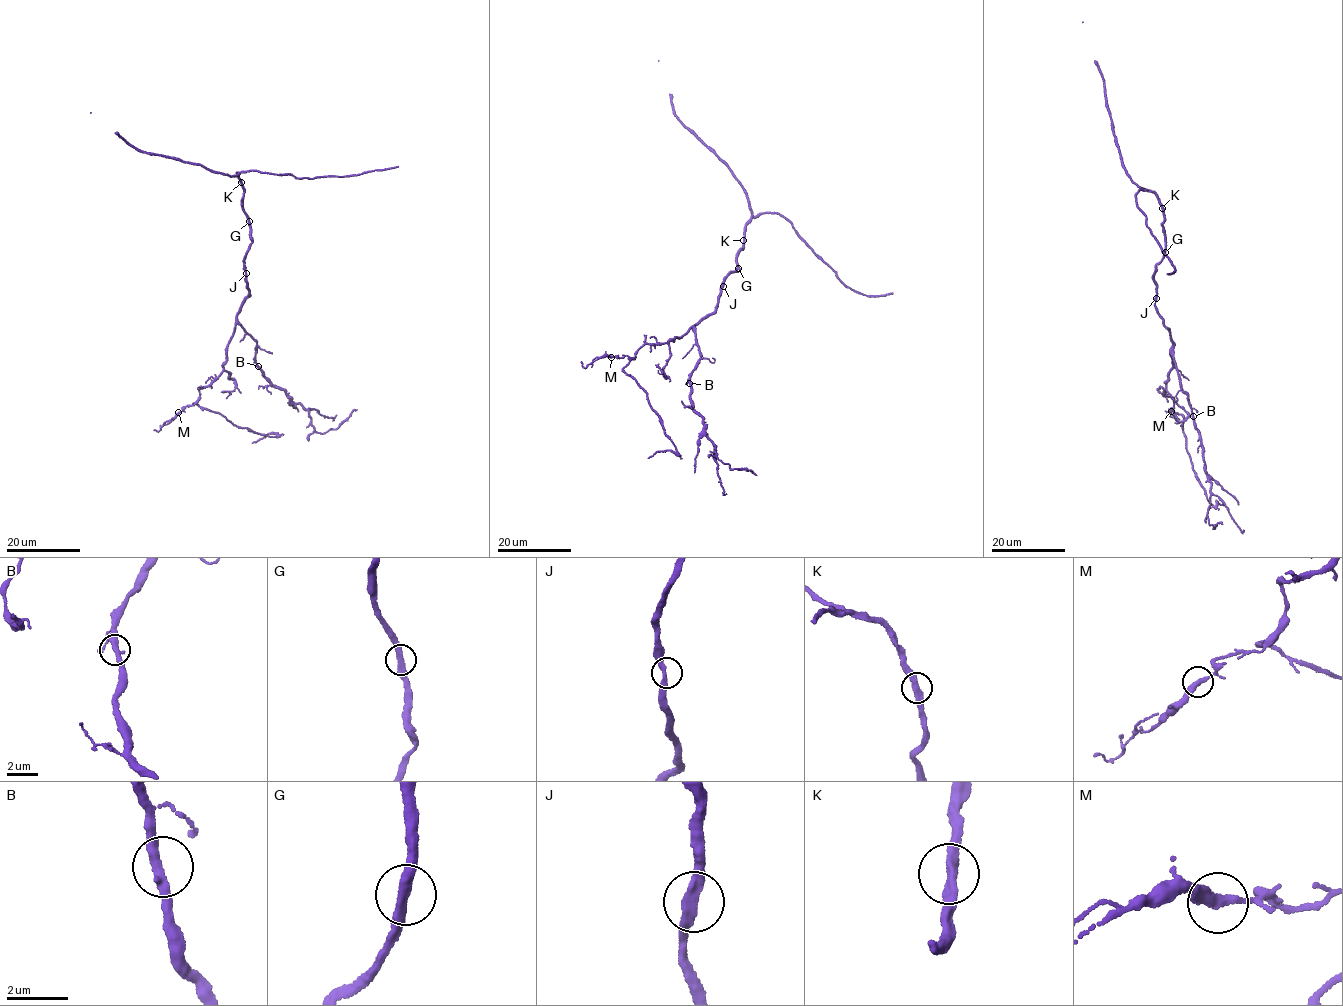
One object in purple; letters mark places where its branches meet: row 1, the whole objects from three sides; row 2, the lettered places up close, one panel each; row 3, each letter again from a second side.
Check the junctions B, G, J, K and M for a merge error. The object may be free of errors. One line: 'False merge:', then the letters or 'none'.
False merge: none

